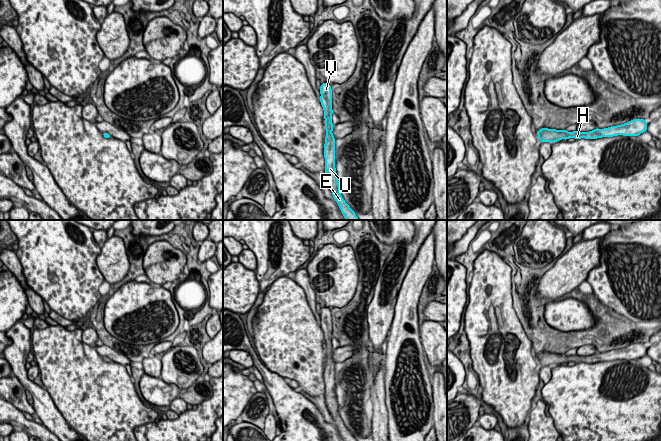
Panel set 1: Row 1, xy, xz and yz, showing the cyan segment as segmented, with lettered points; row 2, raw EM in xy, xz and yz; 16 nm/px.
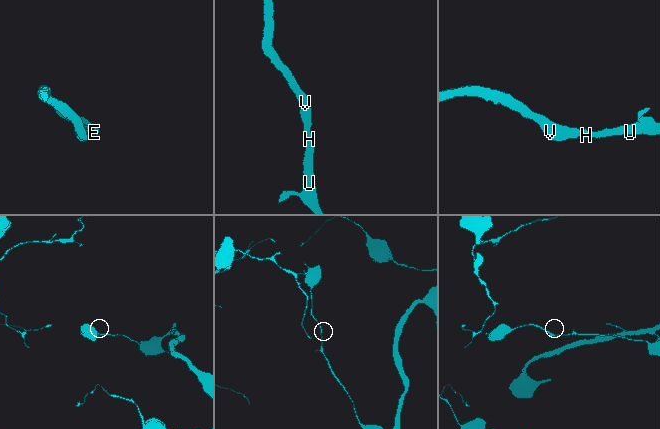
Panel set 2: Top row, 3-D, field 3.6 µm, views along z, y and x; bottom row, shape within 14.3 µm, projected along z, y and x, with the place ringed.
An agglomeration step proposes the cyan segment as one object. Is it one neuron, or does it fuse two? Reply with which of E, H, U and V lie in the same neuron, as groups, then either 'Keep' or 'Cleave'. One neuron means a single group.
Groups: E H U V. Keep

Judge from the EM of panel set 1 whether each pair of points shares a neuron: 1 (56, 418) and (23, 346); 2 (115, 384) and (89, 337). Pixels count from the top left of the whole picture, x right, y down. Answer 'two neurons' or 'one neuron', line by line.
1: one neuron
2: two neurons

